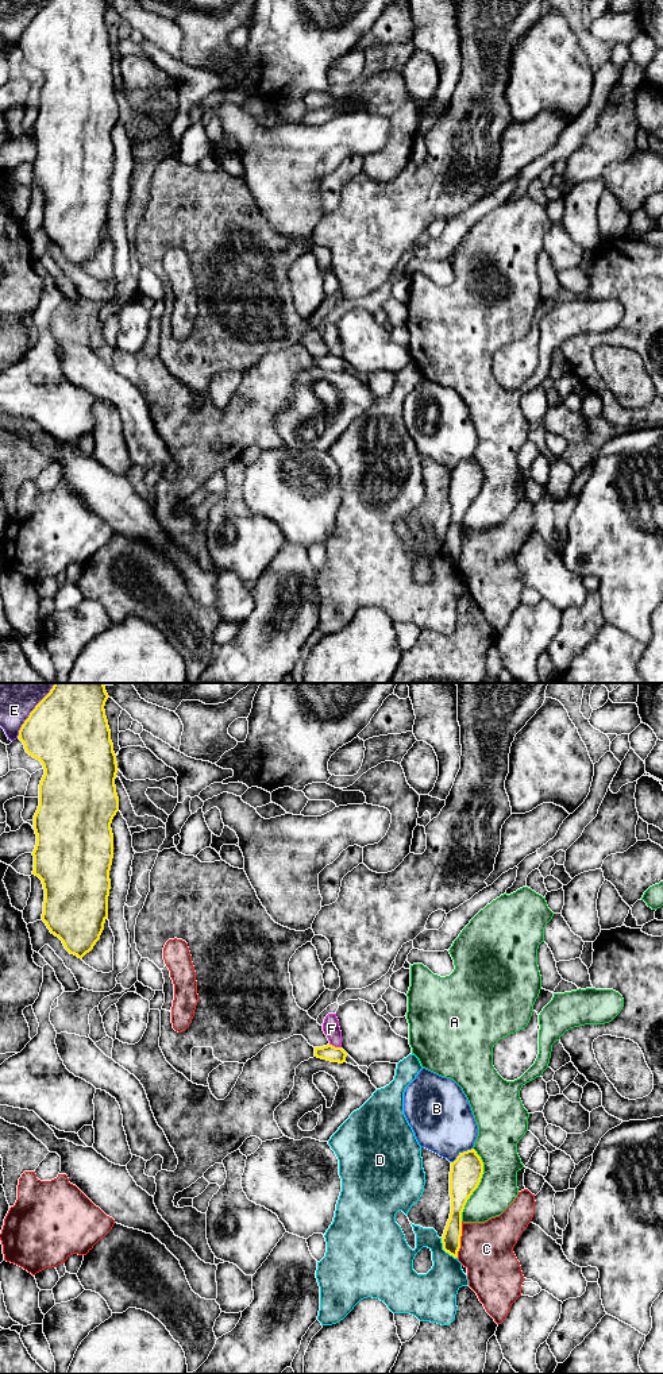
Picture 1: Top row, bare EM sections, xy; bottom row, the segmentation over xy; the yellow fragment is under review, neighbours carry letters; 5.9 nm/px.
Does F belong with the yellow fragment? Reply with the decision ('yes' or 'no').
no

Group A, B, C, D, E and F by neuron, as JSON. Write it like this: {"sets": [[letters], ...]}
{"sets": [["A"], ["B"], ["C"], ["D"], ["E"], ["F"]]}

